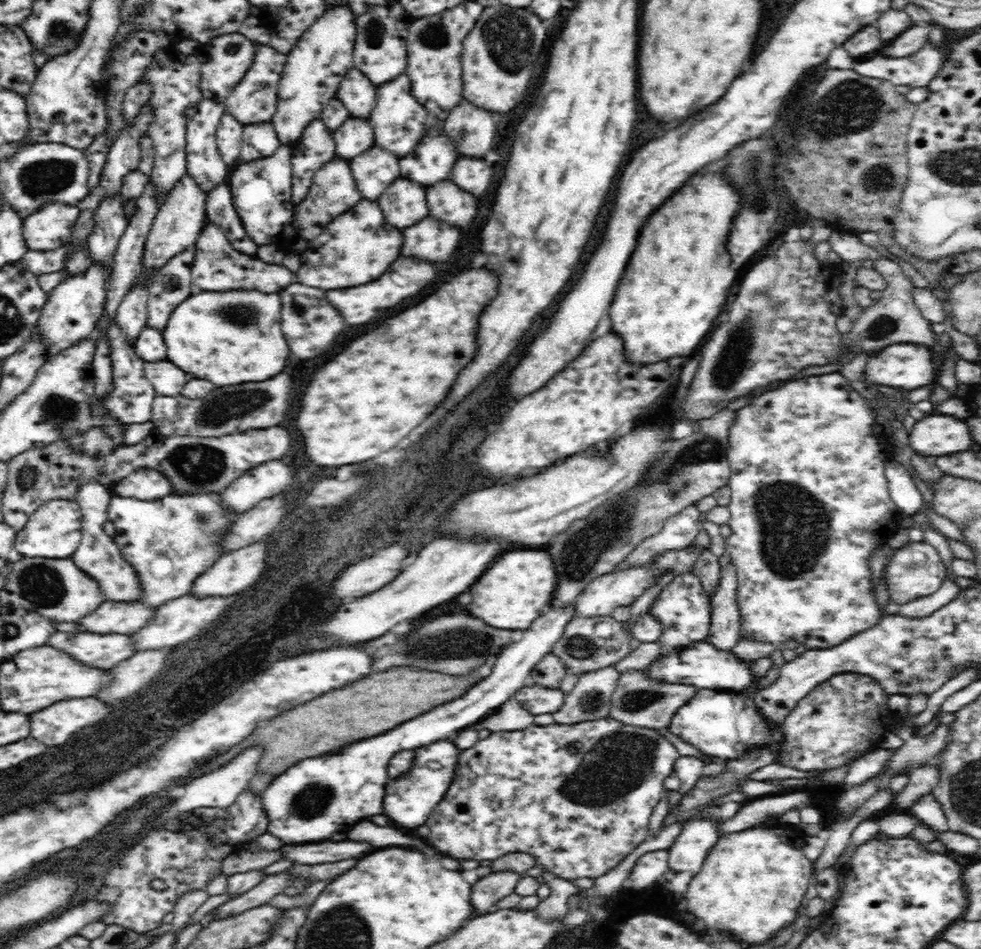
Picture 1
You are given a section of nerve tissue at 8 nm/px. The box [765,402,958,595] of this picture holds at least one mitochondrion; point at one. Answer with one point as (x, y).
(911, 565)

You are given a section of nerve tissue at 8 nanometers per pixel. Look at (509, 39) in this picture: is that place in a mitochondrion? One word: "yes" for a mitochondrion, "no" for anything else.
yes

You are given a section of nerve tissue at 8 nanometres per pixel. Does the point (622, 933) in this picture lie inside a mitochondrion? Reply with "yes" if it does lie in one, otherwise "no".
no

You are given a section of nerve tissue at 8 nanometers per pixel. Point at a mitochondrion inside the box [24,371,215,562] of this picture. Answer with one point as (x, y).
(58, 409)

